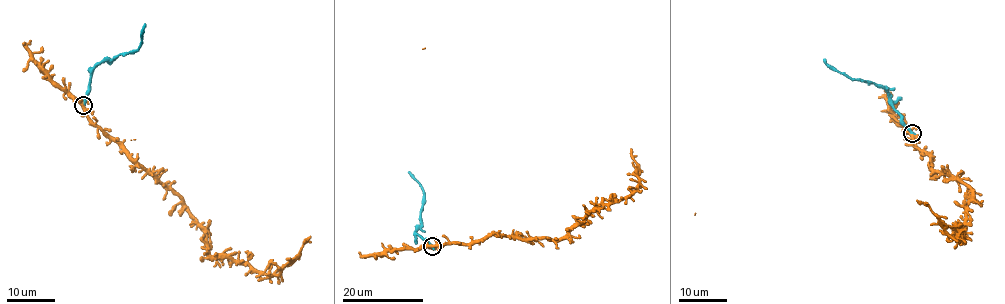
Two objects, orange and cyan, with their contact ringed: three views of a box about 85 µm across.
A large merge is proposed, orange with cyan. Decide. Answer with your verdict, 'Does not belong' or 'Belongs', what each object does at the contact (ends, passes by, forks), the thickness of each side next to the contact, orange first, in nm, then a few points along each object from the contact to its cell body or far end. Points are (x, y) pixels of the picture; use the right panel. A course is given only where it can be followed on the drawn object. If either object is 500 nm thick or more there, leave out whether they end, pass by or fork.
Does not belong. At the ring orange forks. At the ring cyan ends. Thickness 360 nm (orange) against 380 nm. Course of orange: (911, 133), (933, 169), (971, 190), (961, 238), (949, 237), (917, 199). Course of cyan: (912, 133), (886, 88), (849, 78), (835, 70), (824, 59)

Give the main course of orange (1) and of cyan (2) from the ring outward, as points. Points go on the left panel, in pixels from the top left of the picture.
1: (82, 105), (95, 125), (175, 193), (204, 231), (209, 255), (275, 275), (296, 257), (310, 236)
2: (83, 105), (93, 69), (139, 48), (145, 24)

